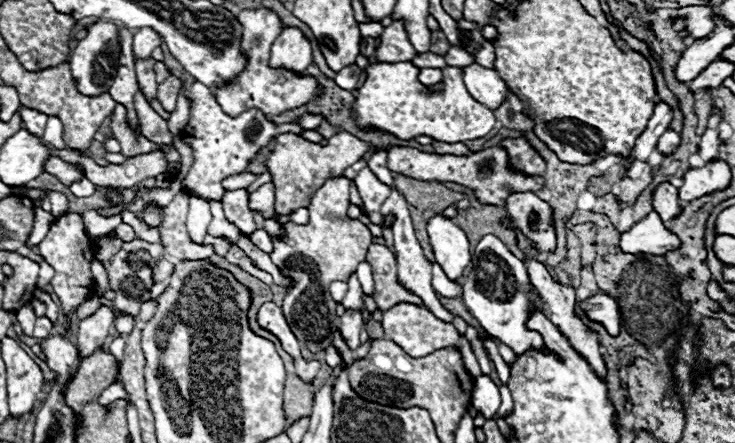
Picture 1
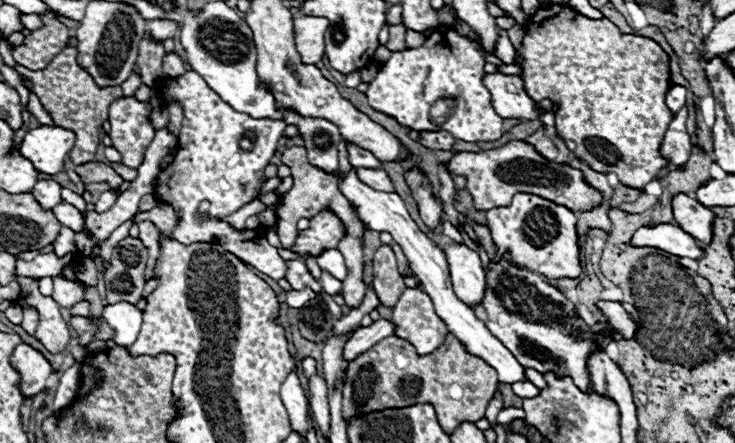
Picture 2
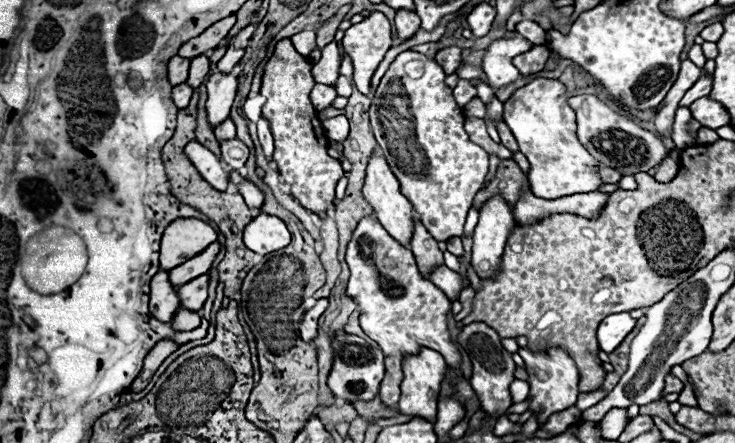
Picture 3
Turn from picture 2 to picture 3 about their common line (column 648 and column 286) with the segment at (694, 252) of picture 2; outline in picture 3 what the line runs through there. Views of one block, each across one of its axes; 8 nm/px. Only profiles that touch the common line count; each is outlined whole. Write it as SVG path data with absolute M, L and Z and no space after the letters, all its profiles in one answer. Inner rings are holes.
M262 212L244 228L244 244L252 252L266 256L286 248L290 244L290 232L280 218Z

